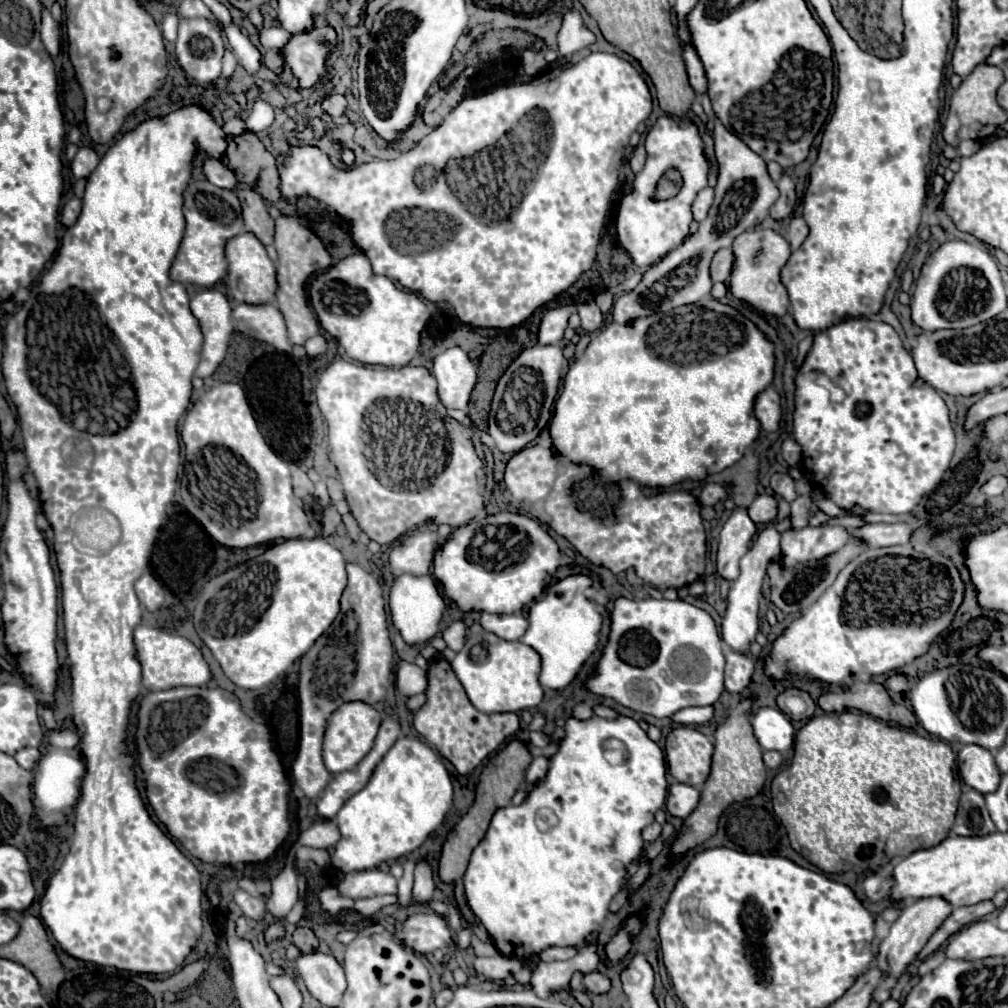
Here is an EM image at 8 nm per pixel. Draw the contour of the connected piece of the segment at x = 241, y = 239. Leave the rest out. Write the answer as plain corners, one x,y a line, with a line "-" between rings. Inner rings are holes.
250,232
238,234
226,244
226,260
228,260
228,290
236,302
244,304
272,304
276,300
276,268
268,258
264,244

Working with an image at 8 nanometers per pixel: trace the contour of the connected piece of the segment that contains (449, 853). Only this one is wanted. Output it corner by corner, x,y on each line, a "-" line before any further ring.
514,738
512,742
508,742
504,748
504,752
510,752
510,754
504,754
504,764
494,768
494,766
488,766
484,770
484,774
480,776
478,780
478,786
476,786
476,802
472,804
472,808
466,812
466,816
462,816
462,820
454,826
454,830
448,834
444,846
442,846
442,854
440,854
440,860
438,860
438,876
442,882
446,884
452,884
452,882
458,882
464,872
466,872
466,864
468,864
468,858
470,858
470,852
478,846
478,842
482,840
488,824
490,824
490,818
492,814
498,810
498,806
508,806
514,792
520,788
520,784
524,782
524,772
528,768
528,764
532,762
532,754
528,750
528,744

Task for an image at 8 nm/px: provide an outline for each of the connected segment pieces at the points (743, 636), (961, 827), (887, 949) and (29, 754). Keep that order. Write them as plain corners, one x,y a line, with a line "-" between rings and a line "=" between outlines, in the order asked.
778,500
778,514
776,518
756,534
756,540
752,542
752,548
748,550
746,556
742,556
740,560
740,576
736,582
732,582
730,592
728,592
728,610
726,616
722,620
722,636
724,642
730,644
736,652
746,652
750,646
750,640
754,640
754,636
758,634
758,604
760,604
760,588
762,588
762,580
766,576
766,566
772,560
772,556
780,556
780,532
776,530
776,522
784,520
790,512
790,504
786,504
786,500
=
964,788
952,832
958,836
986,836
996,832
984,804
984,796
980,792
=
922,898
904,906
898,920
890,926
888,936
878,944
878,954
876,954
878,970
886,978
898,980
912,964
912,960
922,952
922,948
926,946
930,936
940,928
940,924
946,920
946,916
950,916
950,912
952,912
952,906
946,904
946,900
942,898
=
22,748
16,752
16,762
24,768
24,770
32,770
40,758
40,750
38,748

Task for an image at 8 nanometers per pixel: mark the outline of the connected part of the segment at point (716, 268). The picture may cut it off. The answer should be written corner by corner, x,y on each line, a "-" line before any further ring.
720,248
712,262
710,262
710,278
714,282
726,282
726,276
730,276
734,256
730,256
730,248

